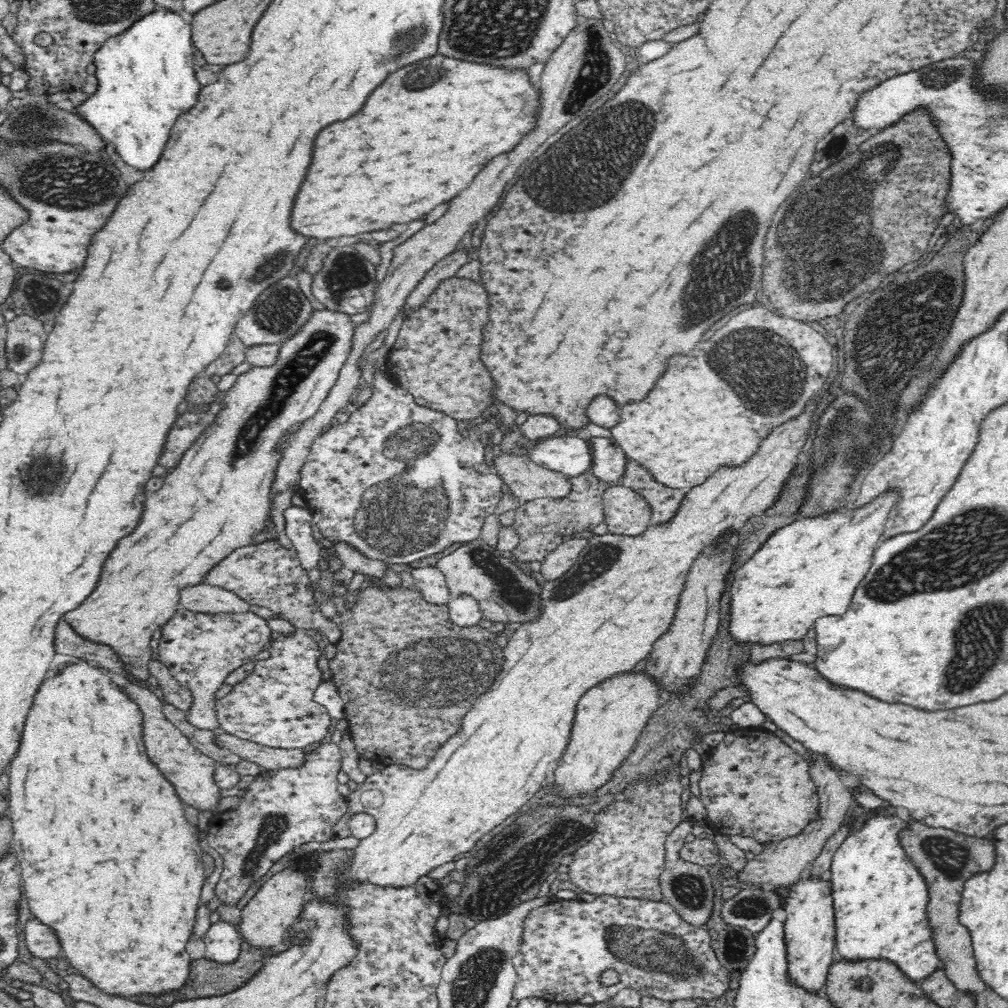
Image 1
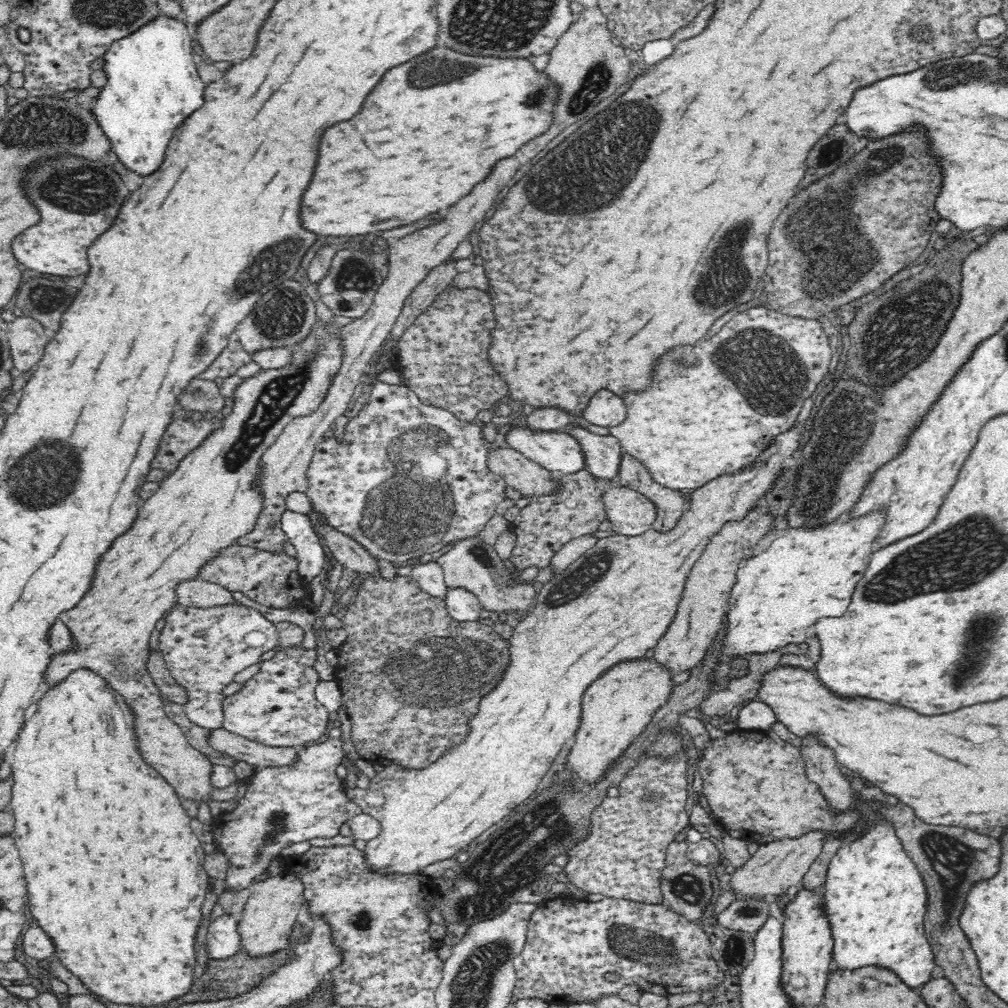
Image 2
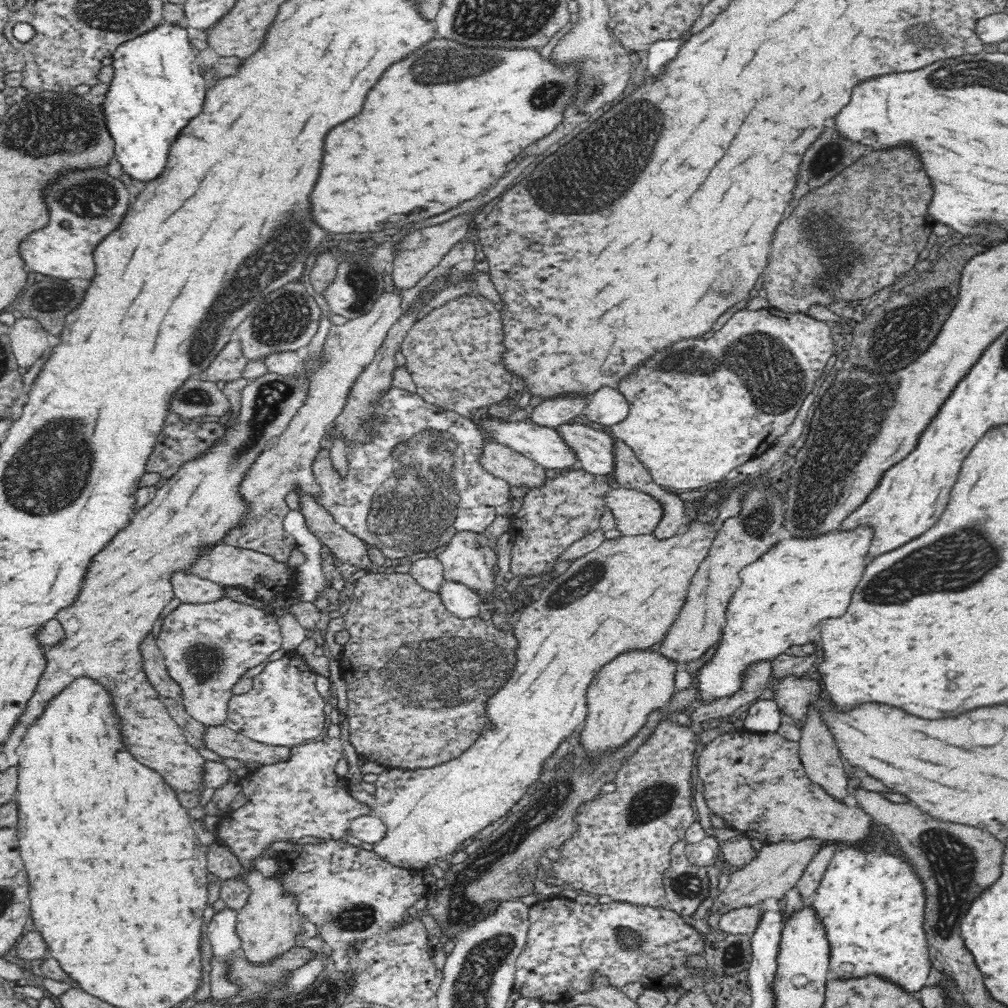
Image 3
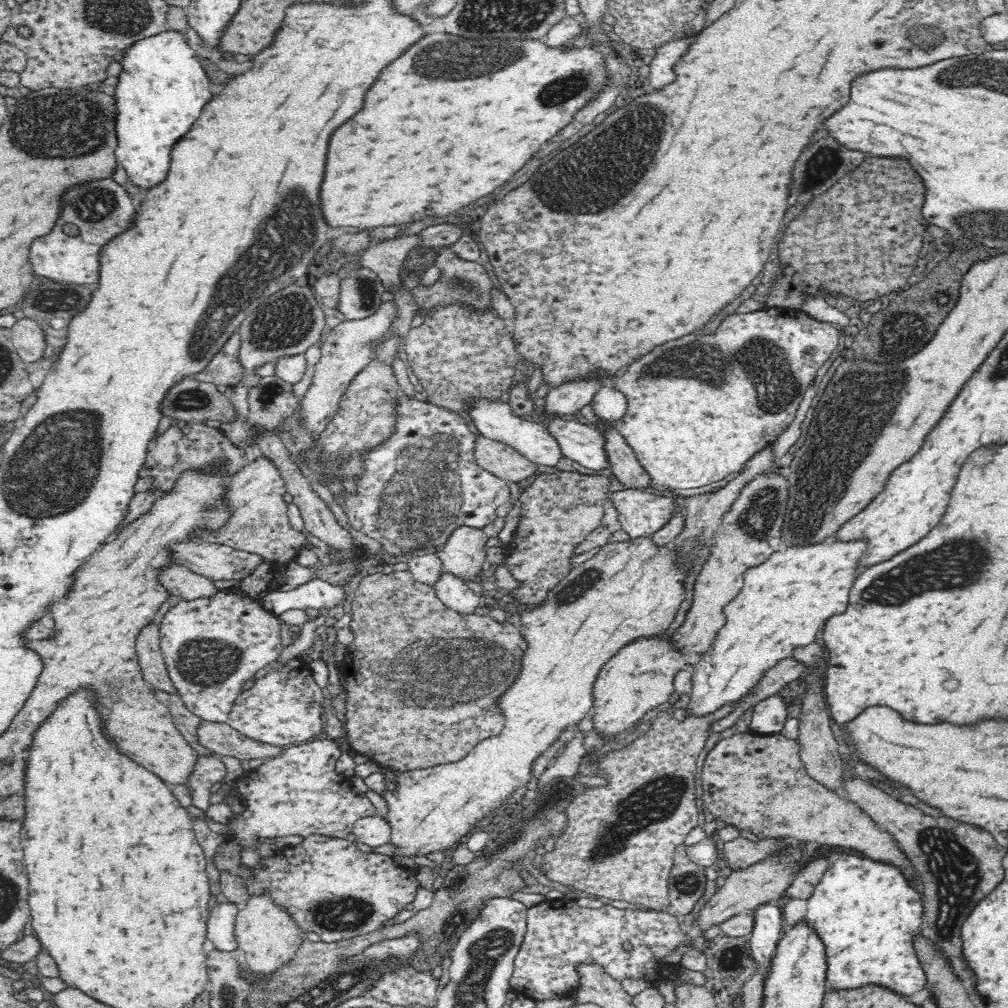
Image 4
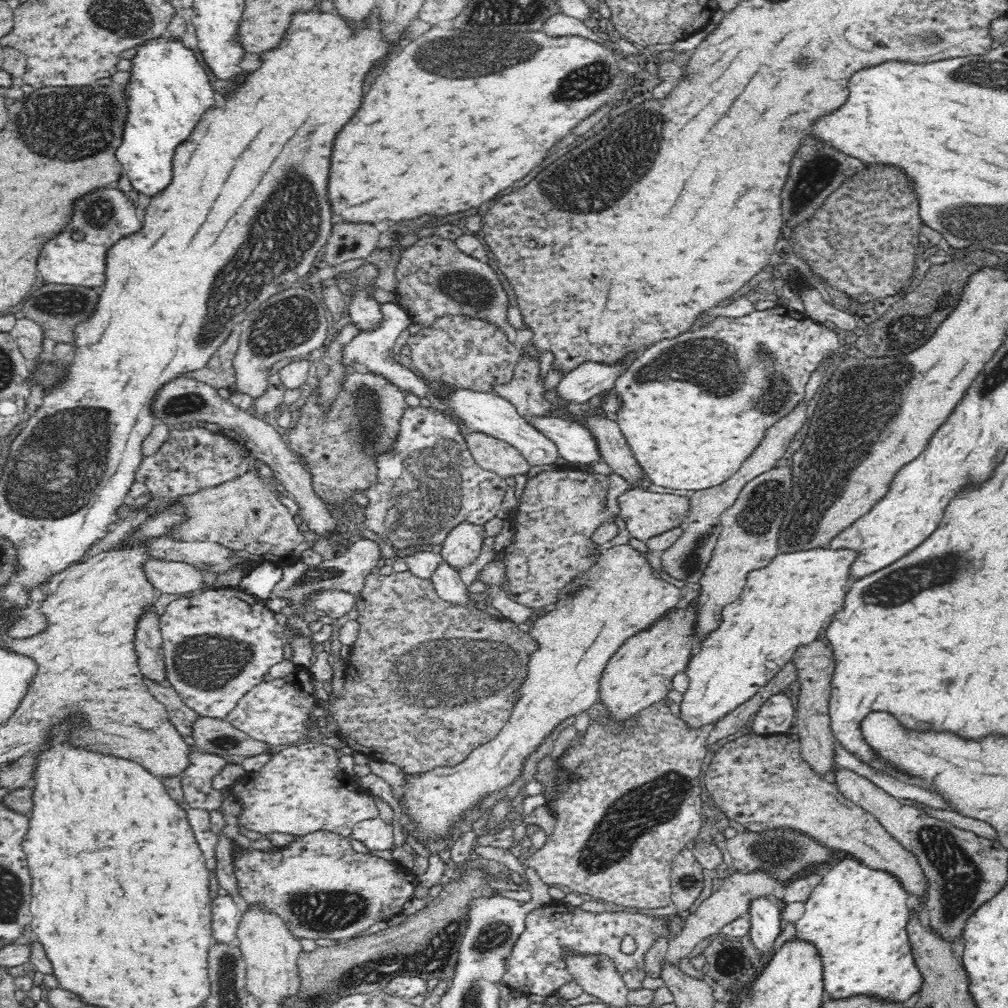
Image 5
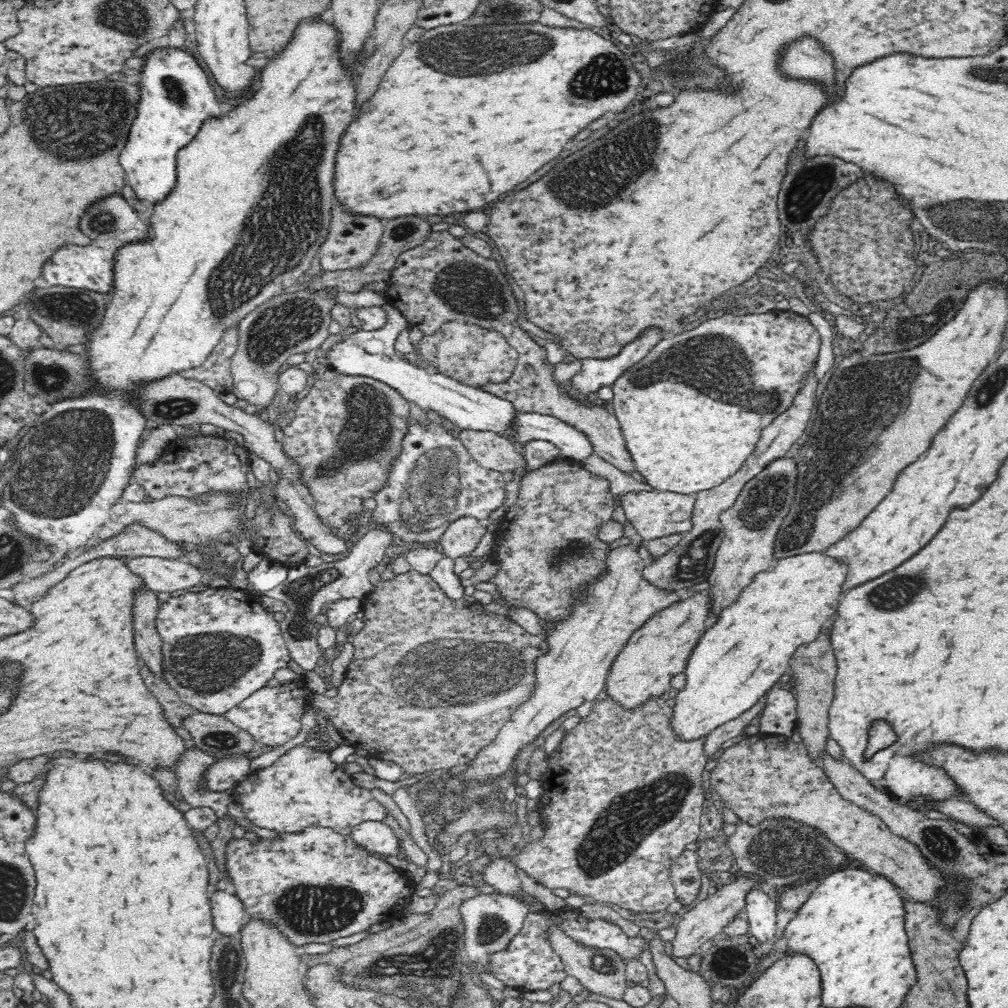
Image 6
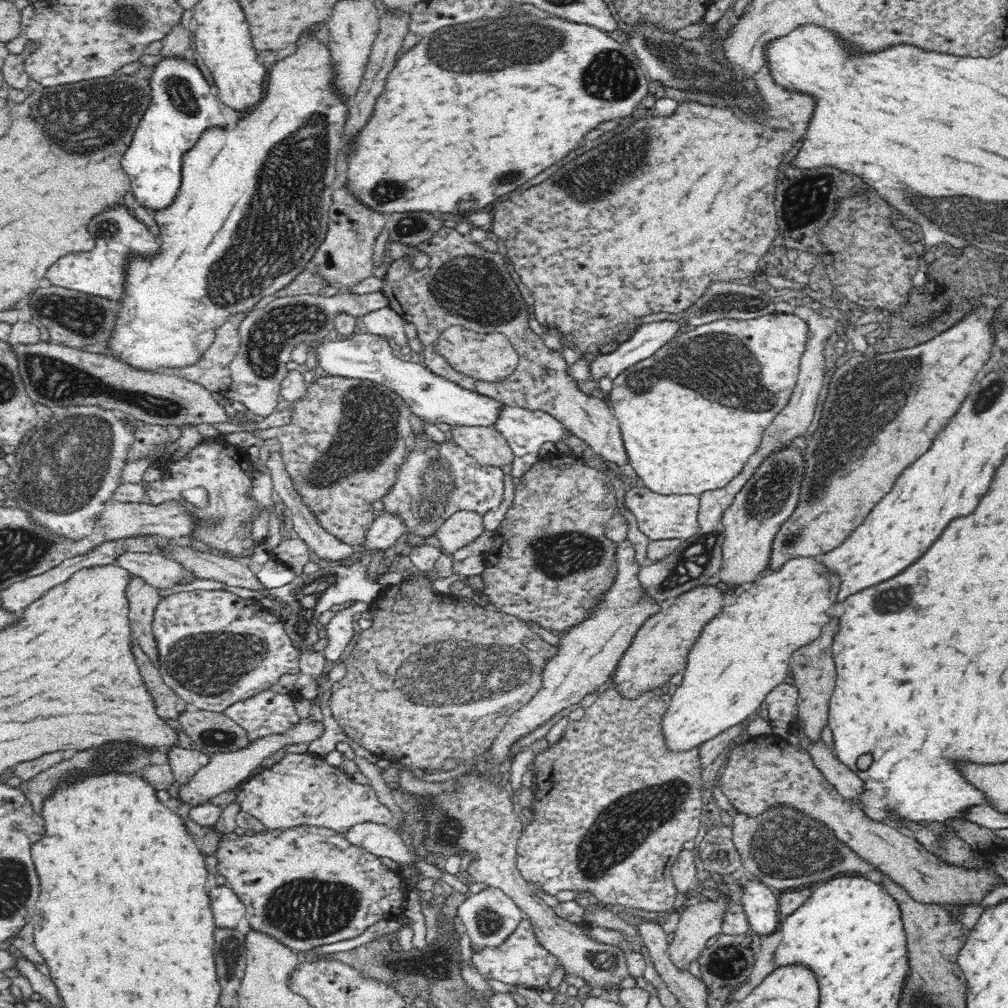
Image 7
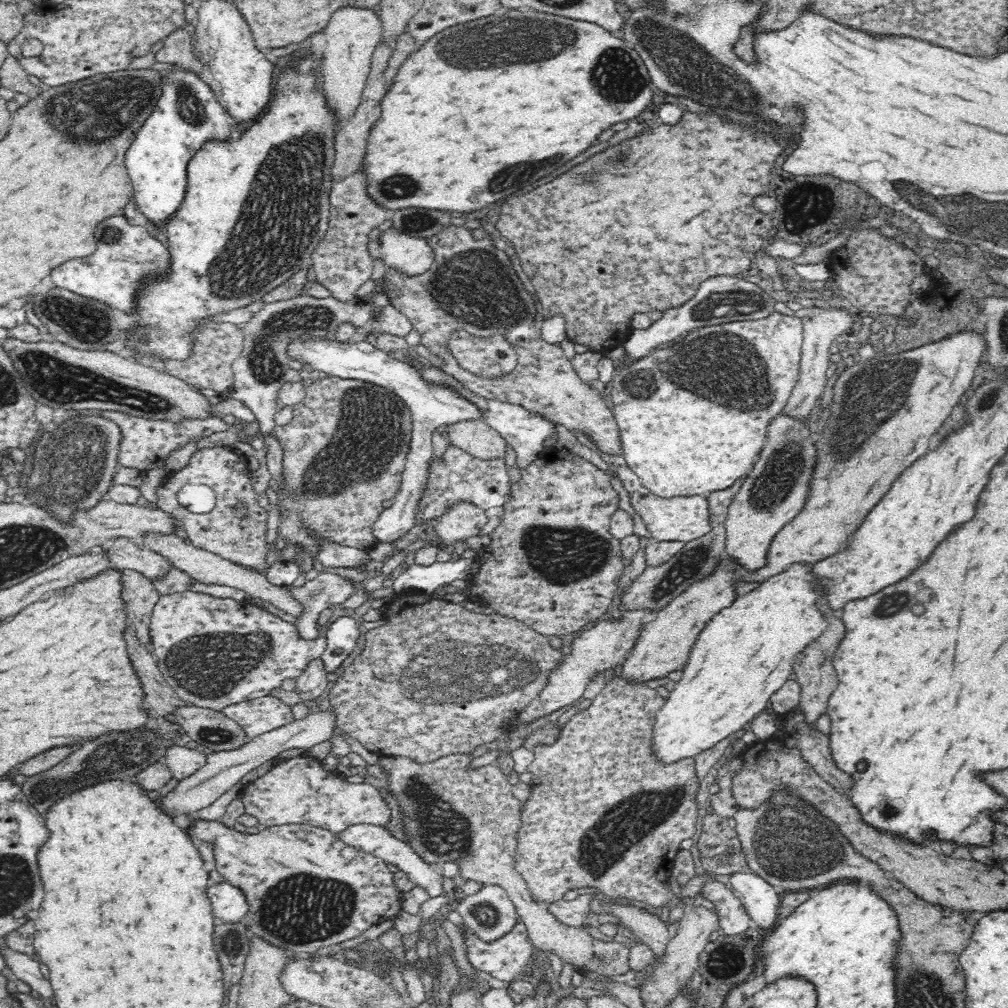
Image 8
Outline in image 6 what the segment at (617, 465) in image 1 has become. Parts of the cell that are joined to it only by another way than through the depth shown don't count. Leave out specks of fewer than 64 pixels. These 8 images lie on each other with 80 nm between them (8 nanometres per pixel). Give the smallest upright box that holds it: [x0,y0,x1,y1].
[509,411,593,480]

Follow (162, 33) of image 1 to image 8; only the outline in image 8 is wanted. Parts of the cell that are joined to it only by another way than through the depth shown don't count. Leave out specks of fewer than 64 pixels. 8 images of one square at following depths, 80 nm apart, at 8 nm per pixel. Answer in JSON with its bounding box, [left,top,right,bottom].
[128,67,232,230]

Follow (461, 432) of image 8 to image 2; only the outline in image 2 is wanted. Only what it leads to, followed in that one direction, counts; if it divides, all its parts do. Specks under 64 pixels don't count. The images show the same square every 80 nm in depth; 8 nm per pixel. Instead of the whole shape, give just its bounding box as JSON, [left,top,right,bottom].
[485,448,560,497]

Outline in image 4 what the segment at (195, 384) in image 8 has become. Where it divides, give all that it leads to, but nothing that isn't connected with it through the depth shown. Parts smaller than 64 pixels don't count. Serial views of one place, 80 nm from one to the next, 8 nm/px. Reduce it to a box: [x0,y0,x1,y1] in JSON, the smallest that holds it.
[192,331,242,386]

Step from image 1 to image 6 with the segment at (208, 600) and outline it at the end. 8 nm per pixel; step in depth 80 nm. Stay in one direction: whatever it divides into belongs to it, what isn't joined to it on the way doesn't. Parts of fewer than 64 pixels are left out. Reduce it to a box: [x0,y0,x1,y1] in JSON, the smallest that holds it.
[125,556,202,594]

